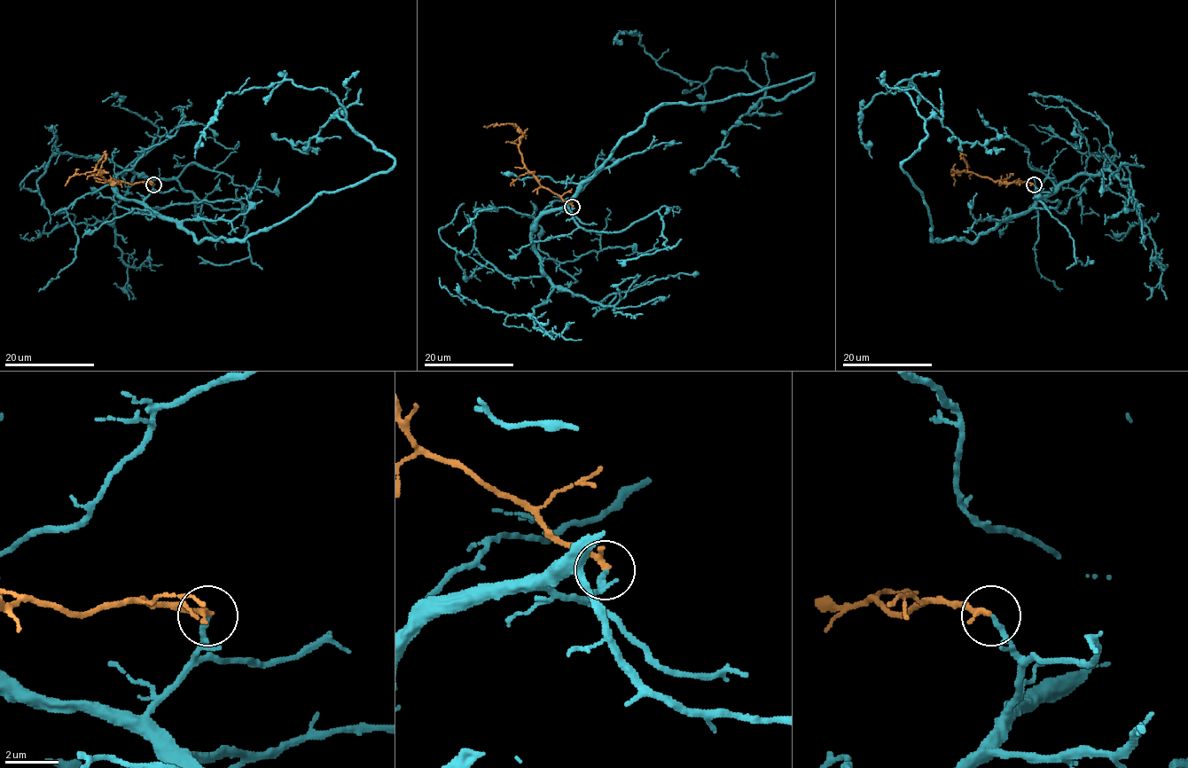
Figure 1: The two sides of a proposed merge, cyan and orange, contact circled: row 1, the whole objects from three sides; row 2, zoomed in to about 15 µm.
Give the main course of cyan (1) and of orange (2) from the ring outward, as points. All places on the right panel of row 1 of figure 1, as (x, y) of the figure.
1: (1034, 184), (973, 242), (933, 239), (901, 164), (926, 137), (909, 79), (862, 109), (871, 158)
2: (1034, 184), (996, 181), (975, 174), (951, 170), (954, 185)

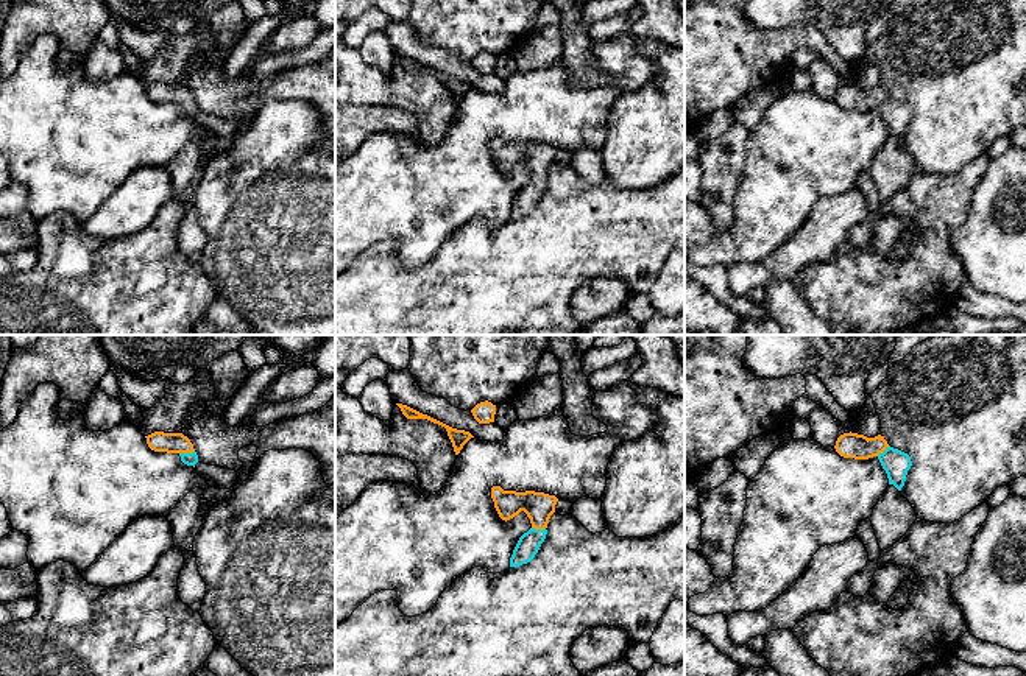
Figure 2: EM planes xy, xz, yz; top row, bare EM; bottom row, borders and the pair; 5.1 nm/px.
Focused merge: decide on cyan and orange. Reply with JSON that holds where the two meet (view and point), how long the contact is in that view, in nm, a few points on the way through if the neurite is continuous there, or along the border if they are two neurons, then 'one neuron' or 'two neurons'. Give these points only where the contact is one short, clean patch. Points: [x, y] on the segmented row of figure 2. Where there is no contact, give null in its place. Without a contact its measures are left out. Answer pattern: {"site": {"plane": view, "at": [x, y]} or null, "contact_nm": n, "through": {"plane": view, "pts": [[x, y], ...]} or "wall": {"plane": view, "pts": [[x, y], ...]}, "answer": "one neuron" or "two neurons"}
{"site": {"plane": "xy", "at": [186, 454]}, "contact_nm": 80, "through": {"plane": "xy", "pts": [[187, 458], [186, 454], [172, 443]]}, "answer": "one neuron"}

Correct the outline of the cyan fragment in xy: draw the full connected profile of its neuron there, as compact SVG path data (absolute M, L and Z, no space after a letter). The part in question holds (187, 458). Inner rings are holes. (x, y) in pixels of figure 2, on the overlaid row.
M154 431L145 438L148 447L154 452L178 453L181 461L187 466L195 467L198 463L198 455L193 449L193 444L182 433Z

